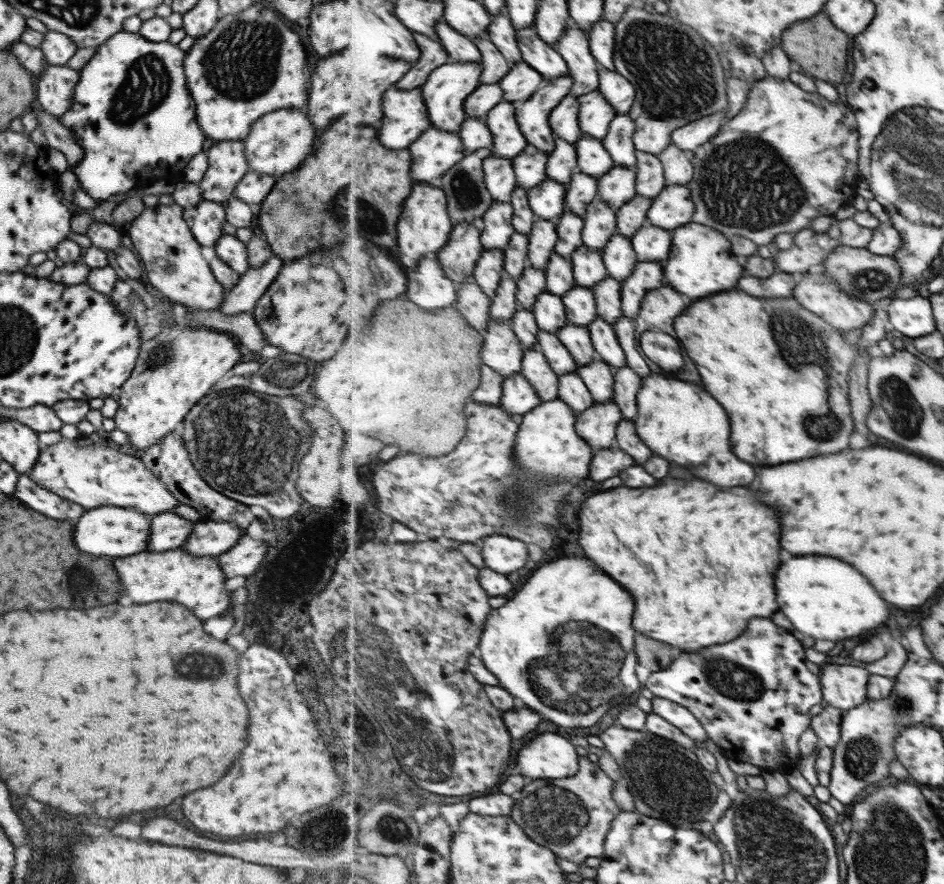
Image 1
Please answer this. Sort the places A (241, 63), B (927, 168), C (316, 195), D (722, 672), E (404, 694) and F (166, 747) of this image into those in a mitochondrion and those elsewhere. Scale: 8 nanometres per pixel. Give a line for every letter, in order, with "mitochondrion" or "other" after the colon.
A: mitochondrion
B: mitochondrion
C: other
D: mitochondrion
E: mitochondrion
F: other

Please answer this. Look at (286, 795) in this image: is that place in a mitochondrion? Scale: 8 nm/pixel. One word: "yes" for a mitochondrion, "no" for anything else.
no

